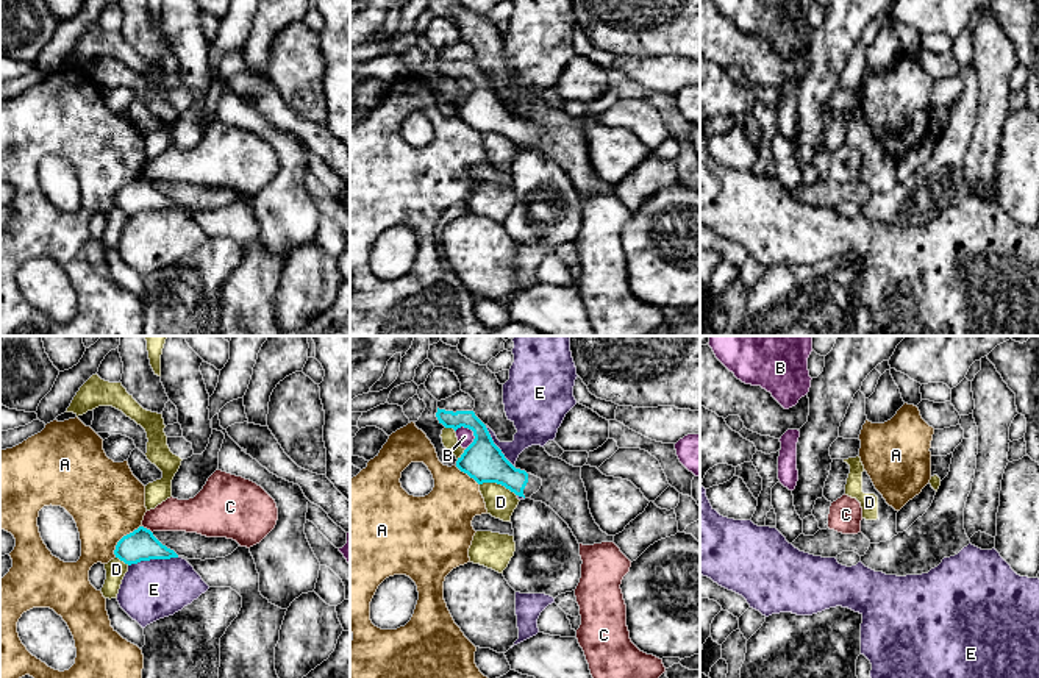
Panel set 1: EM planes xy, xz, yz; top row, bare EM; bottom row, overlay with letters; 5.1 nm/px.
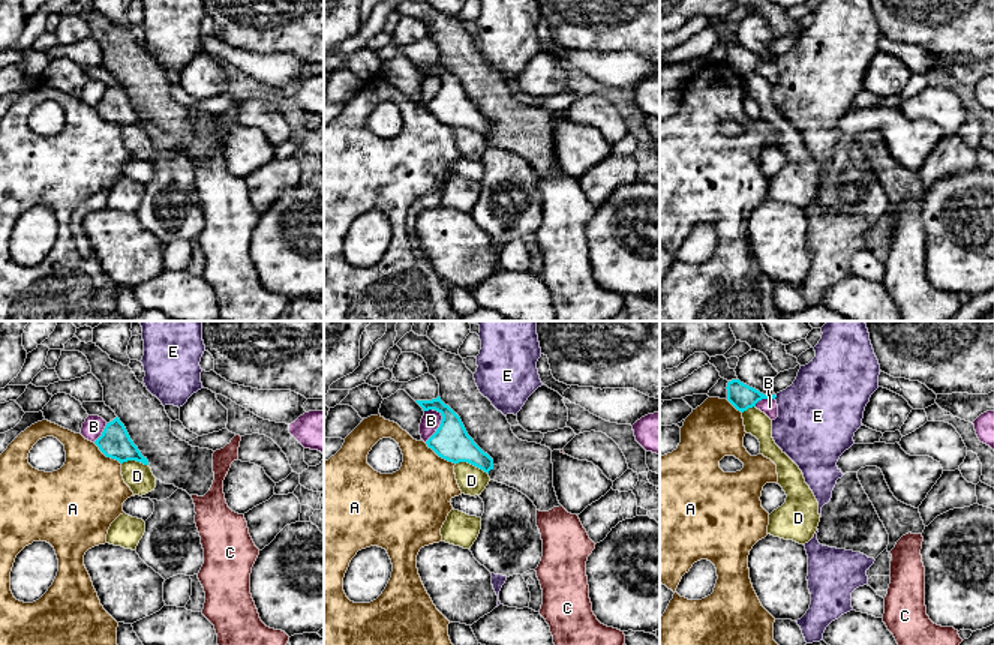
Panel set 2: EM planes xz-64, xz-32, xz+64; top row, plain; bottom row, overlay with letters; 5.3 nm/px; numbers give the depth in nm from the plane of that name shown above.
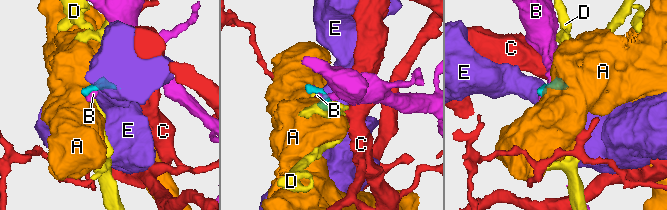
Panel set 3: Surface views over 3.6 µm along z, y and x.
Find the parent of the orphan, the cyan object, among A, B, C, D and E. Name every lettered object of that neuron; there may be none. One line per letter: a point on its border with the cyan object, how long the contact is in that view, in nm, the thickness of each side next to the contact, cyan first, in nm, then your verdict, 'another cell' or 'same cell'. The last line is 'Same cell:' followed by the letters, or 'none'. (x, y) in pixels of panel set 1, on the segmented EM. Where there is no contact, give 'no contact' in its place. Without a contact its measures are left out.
A: xy (122, 538) | 220 nm | 160/380 nm | another cell
B: xz (474, 435) | 130 nm | 200/80 nm | another cell
C: xy (146, 528) | 70 nm | 160/180 nm | another cell
D: xz (499, 483) | 200 nm | 200/160 nm | another cell
E: xy (153, 558) | 260 nm | 160/300 nm | another cell
Same cell: none

